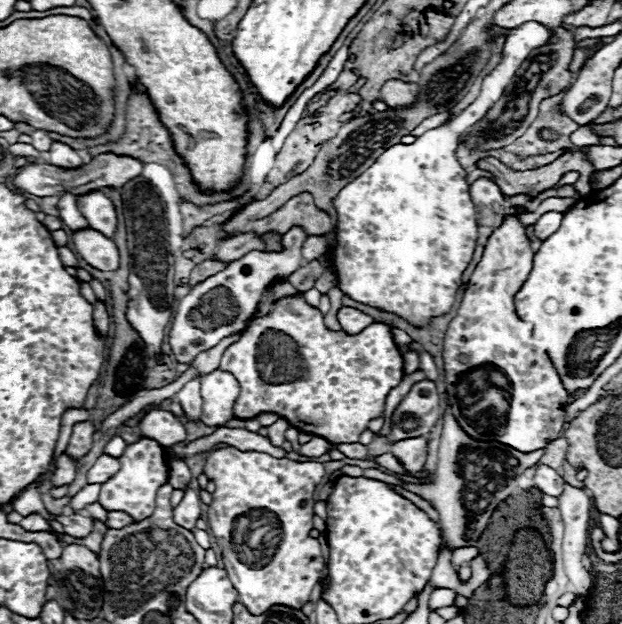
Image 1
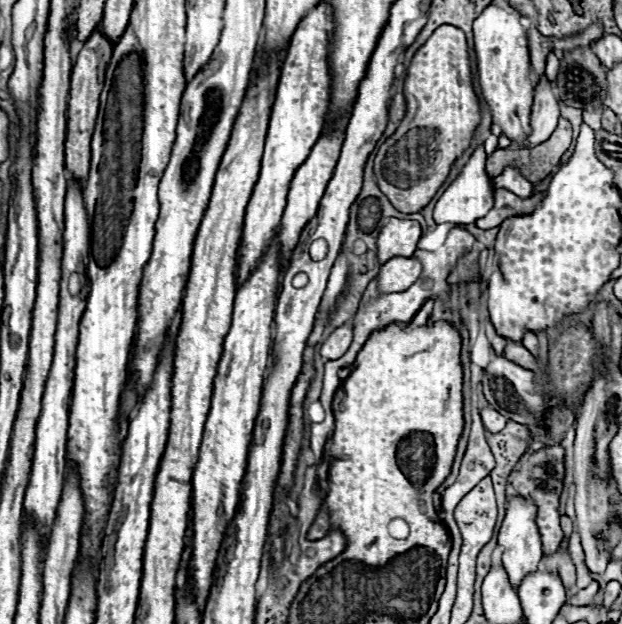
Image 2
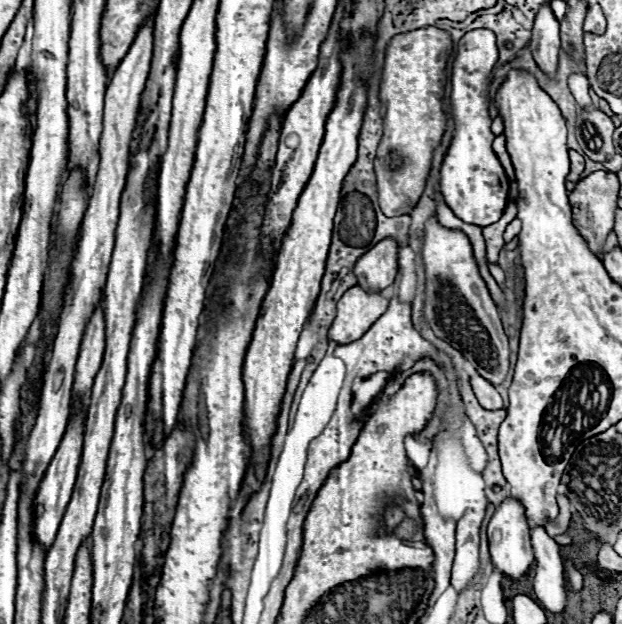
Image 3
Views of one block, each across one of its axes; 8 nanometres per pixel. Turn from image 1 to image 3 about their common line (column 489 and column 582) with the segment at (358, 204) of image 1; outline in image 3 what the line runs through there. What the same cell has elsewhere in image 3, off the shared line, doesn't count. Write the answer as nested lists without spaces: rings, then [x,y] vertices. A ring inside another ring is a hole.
[[[572,74],[570,80],[568,80],[568,86],[570,86],[570,90],[572,90],[578,106],[580,106],[582,110],[590,110],[590,108],[592,108],[592,100],[590,100],[590,96],[588,96],[588,90],[590,90],[588,78],[586,78],[584,74]]]

